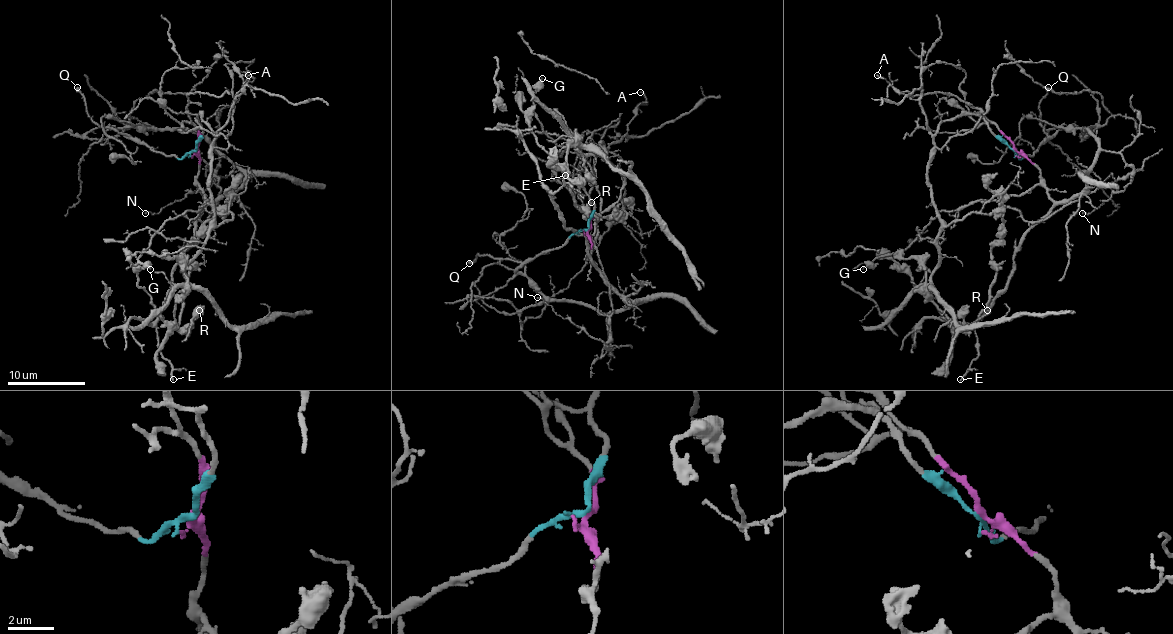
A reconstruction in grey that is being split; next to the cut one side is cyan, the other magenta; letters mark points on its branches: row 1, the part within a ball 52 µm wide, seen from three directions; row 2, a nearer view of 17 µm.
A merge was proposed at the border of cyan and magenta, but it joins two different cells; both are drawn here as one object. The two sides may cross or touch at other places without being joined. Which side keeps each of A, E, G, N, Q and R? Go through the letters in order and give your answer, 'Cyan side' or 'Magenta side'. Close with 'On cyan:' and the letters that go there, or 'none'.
A: Cyan side
E: Magenta side
G: Magenta side
N: Magenta side
Q: Cyan side
R: Magenta side
On cyan: A, Q

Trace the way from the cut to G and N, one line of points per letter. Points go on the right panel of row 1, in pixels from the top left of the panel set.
G: (1014, 149), (1039, 170), (1037, 184), (1018, 195), (971, 201), (940, 211), (903, 250), (876, 258), (863, 269)
N: (1014, 149), (1057, 201), (1086, 186), (1094, 159), (1119, 153), (1132, 178), (1082, 213)

